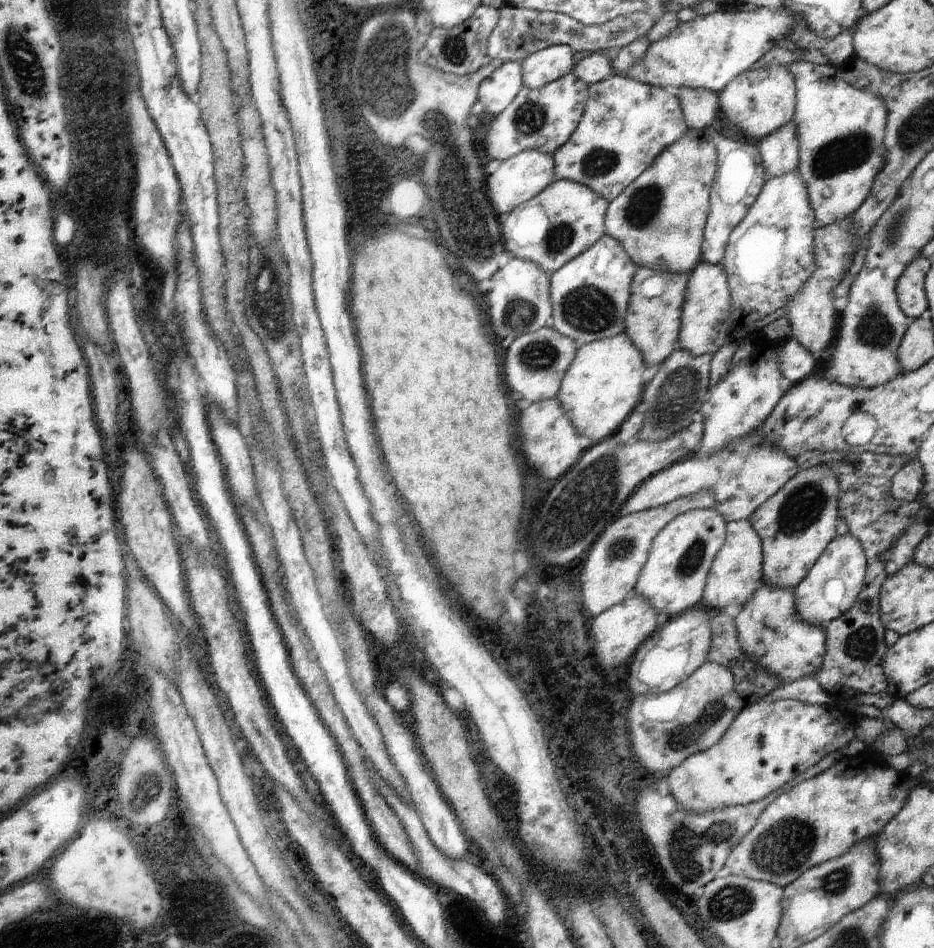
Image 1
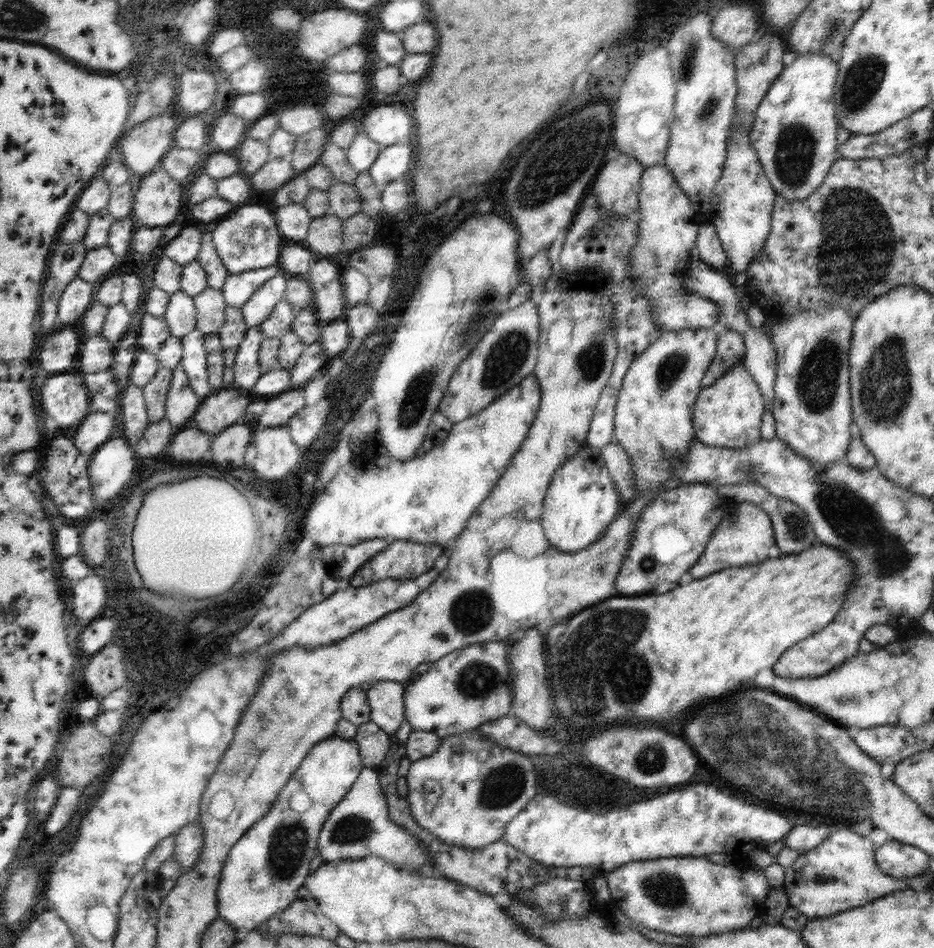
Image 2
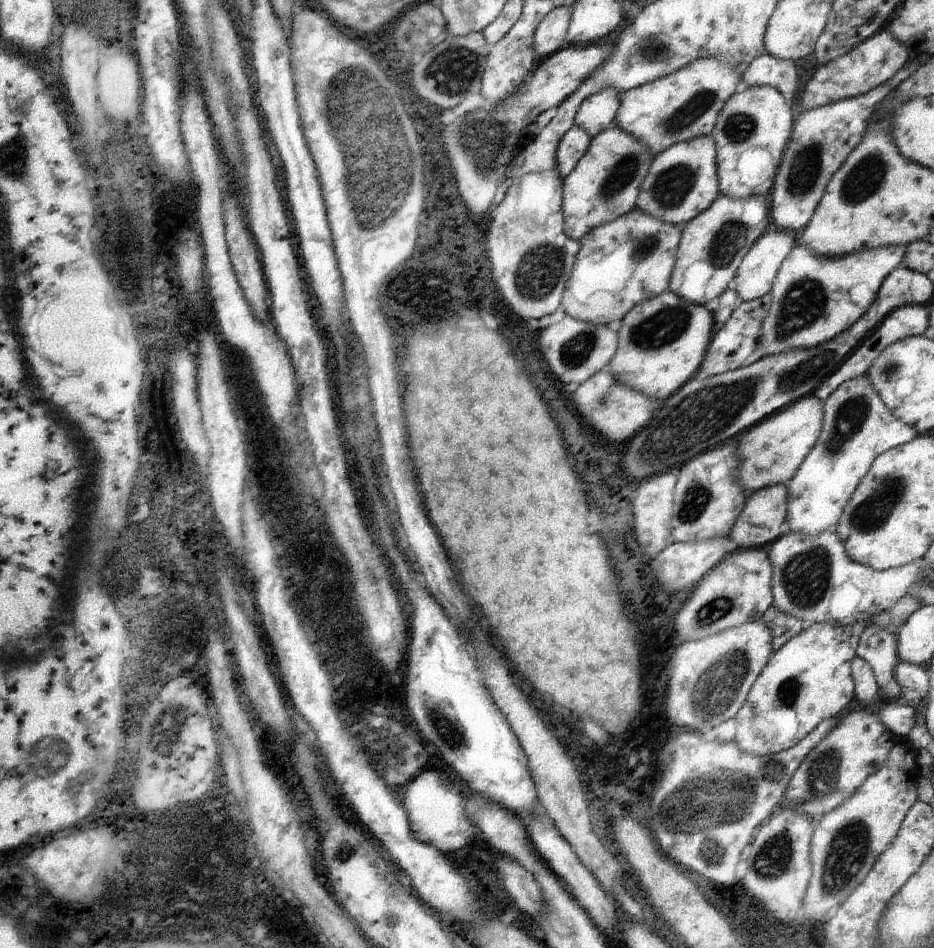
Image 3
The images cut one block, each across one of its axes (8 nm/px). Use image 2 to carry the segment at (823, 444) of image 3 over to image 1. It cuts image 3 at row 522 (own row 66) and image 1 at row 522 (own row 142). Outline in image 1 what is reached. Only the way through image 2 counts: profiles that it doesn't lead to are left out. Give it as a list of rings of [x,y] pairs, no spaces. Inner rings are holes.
[[[812,466],[799,470],[785,486],[782,486],[772,498],[766,500],[748,520],[752,529],[762,542],[763,551],[763,582],[773,588],[792,588],[808,575],[816,560],[822,556],[826,546],[837,536],[838,526],[838,495],[841,493],[836,474],[828,466]]]

